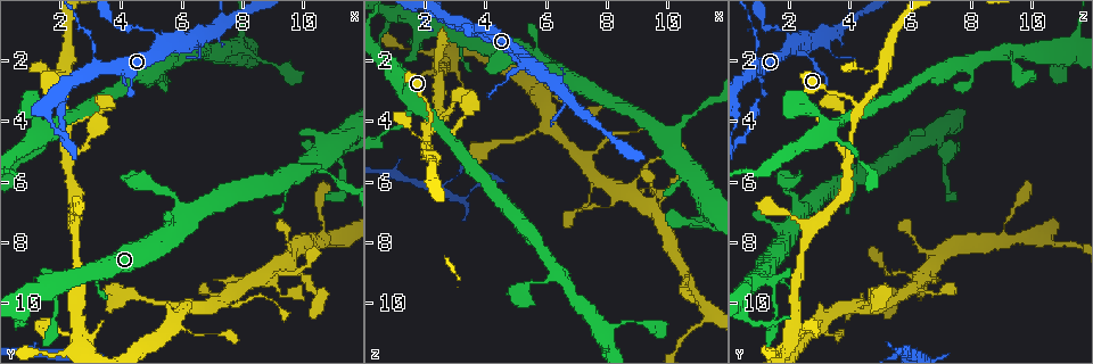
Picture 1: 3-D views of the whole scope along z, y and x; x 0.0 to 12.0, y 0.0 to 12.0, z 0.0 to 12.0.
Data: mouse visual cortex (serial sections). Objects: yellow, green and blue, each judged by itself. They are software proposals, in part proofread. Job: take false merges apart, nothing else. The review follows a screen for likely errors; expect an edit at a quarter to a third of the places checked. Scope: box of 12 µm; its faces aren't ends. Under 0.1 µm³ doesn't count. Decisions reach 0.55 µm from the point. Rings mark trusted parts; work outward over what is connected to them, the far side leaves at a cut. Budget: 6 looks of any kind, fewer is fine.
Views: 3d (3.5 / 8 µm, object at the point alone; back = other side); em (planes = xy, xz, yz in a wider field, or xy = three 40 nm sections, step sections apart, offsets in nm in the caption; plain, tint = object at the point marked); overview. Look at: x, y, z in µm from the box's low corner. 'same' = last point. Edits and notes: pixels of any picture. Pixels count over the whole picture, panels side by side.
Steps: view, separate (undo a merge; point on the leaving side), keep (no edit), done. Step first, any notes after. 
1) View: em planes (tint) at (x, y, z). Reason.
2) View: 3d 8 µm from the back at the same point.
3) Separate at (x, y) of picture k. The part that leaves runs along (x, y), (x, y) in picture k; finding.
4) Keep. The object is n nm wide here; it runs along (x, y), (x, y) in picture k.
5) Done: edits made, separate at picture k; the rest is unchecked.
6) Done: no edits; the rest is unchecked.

View: em planes (tint) at (5.3, 1.7, 2.0). Thin arm on a thick one.

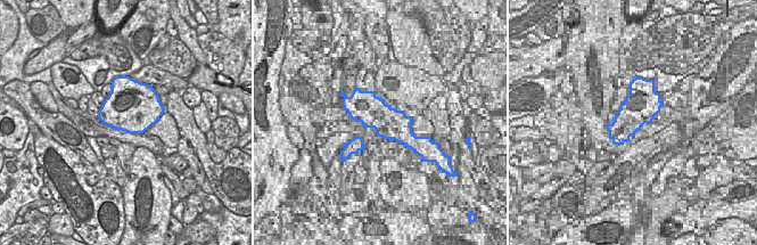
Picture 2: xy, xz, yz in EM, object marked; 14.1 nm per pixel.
View: 3d 3.5 µm from the back at the same point.

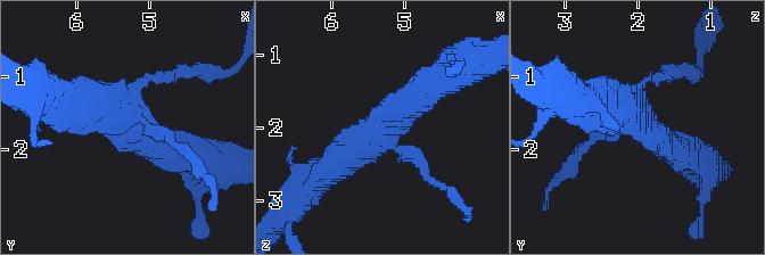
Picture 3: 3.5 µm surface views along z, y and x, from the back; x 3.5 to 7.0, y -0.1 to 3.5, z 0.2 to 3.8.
Keep. The object is 750 nm wide here; it runs along (437, 82), (329, 170), (322, 172) in picture 3; all the same cell.

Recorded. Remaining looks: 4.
View: 3d 3.5 µm at (3.2, 2.3, 0.7).

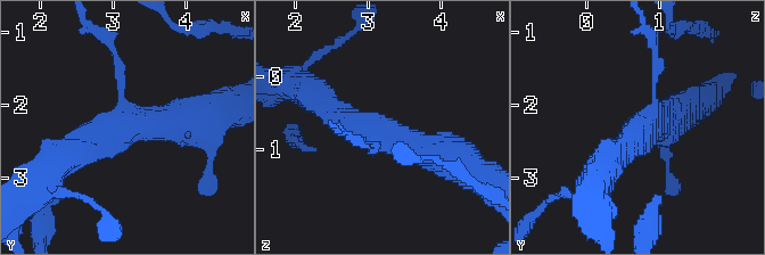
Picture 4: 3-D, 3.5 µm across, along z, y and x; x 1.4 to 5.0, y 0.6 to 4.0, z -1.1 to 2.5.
View: em xy step 5 (tint) at (3.15, 2.30, 0.75). 3 arms meet here; the arms are 150, 350, 500 nm wide; now the EM.

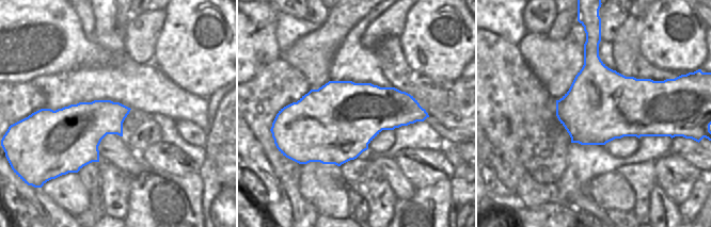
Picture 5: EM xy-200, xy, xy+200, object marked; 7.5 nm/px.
View: em planes (tint) at the same point. Cut it another way.

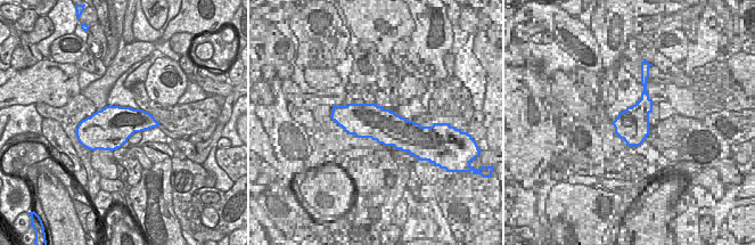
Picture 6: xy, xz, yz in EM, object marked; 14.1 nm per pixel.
Keep. It runs along (447, 159), (353, 128), (319, 98) in picture 4; continuous, no second cell.

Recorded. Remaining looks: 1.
Done: no edits; the rest is unchecked.

